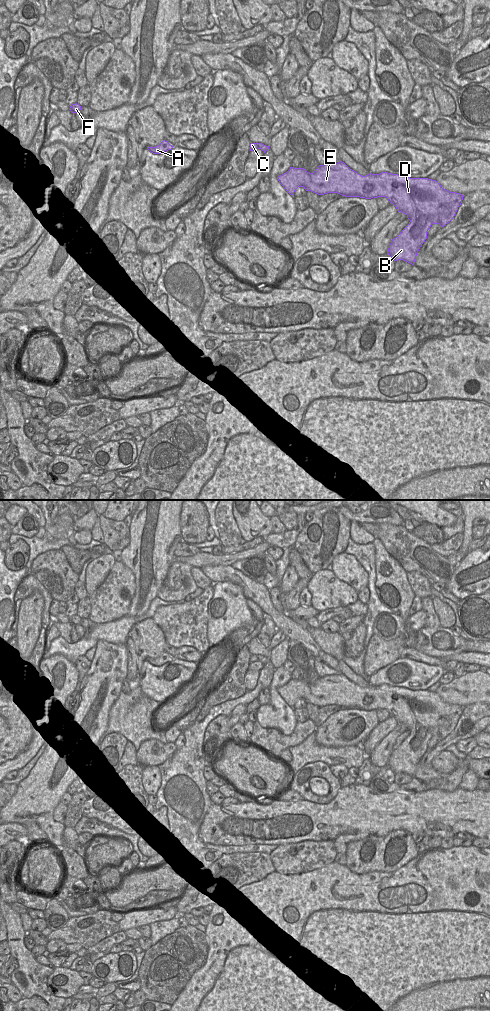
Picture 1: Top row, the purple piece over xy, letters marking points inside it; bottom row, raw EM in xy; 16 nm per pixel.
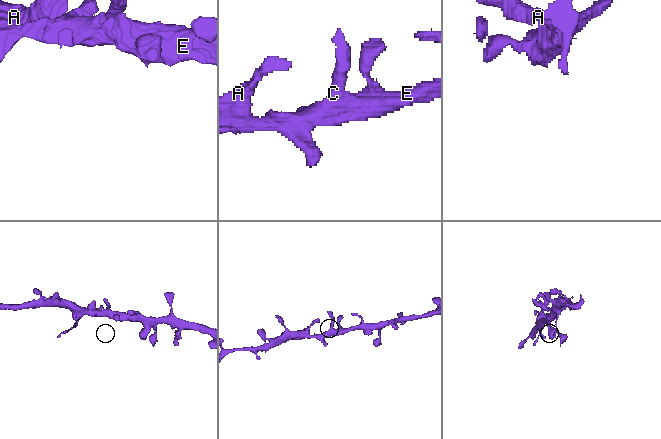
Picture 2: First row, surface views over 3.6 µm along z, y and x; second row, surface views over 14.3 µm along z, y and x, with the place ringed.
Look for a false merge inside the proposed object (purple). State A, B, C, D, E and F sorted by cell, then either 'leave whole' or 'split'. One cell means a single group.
A B C D E F | leave whole

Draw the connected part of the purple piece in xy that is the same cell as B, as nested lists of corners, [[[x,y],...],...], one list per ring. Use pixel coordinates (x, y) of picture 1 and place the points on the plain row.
[[[342,673],[319,677],[313,685],[309,685],[303,680],[290,679],[286,685],[279,687],[277,691],[291,708],[294,707],[298,699],[303,699],[306,703],[318,707],[338,705],[345,709],[365,711],[386,709],[398,724],[406,726],[410,732],[400,746],[392,751],[387,765],[394,773],[403,772],[412,777],[414,777],[420,759],[427,751],[427,744],[431,737],[439,736],[442,740],[448,736],[454,730],[464,708],[460,705],[447,703],[436,692],[428,690],[410,690],[388,684],[369,685],[362,688]]]

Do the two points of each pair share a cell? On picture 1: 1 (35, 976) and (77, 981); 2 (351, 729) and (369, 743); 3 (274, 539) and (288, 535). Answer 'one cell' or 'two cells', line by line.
1: two cells
2: two cells
3: one cell

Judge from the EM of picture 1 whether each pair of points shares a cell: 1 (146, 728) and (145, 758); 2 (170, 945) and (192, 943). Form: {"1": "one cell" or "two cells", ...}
{"1": "two cells", "2": "one cell"}

